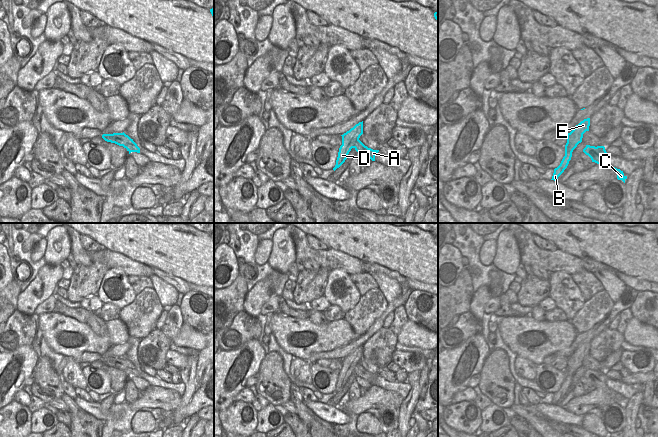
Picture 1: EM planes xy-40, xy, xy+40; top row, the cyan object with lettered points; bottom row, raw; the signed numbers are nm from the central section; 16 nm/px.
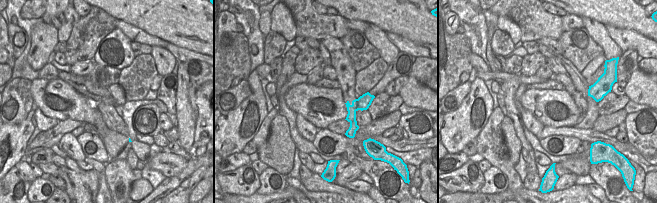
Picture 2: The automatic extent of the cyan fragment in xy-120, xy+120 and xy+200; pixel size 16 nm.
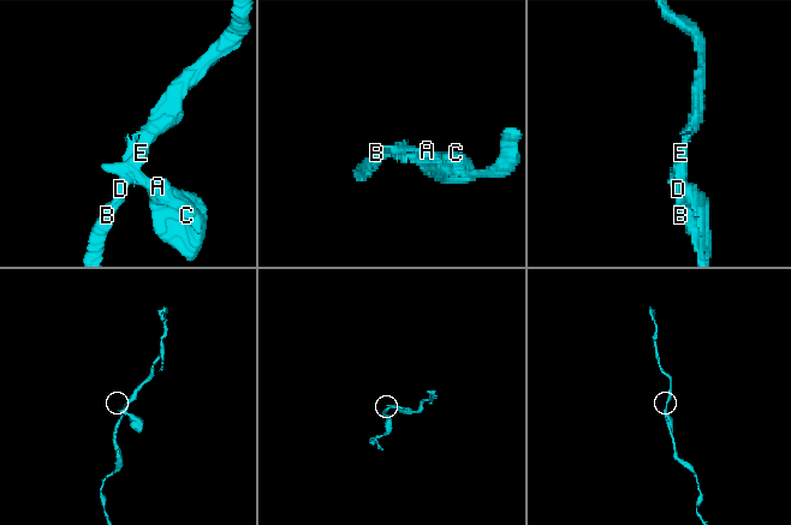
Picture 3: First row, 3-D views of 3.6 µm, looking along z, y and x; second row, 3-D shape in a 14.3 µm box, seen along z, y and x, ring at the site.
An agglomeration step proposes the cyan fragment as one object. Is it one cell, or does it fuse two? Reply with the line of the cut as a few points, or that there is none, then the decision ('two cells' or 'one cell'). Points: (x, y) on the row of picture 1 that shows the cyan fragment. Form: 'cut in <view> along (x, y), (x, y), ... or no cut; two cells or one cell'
cut in xy along (364, 145), (359, 152); two cells

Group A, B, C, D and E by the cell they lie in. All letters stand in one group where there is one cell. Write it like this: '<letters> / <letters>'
A C / B D E

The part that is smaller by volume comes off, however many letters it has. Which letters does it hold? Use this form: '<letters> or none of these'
A, C.

